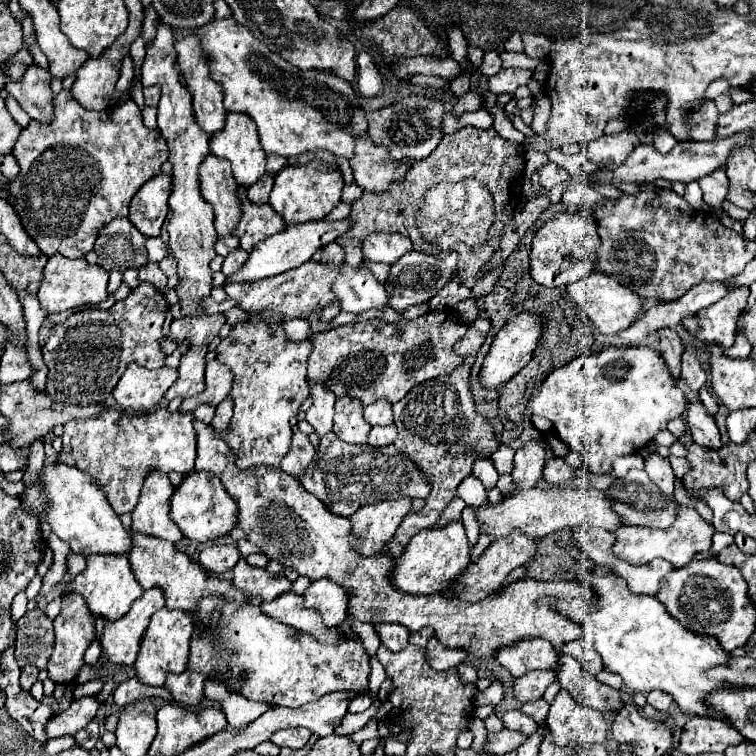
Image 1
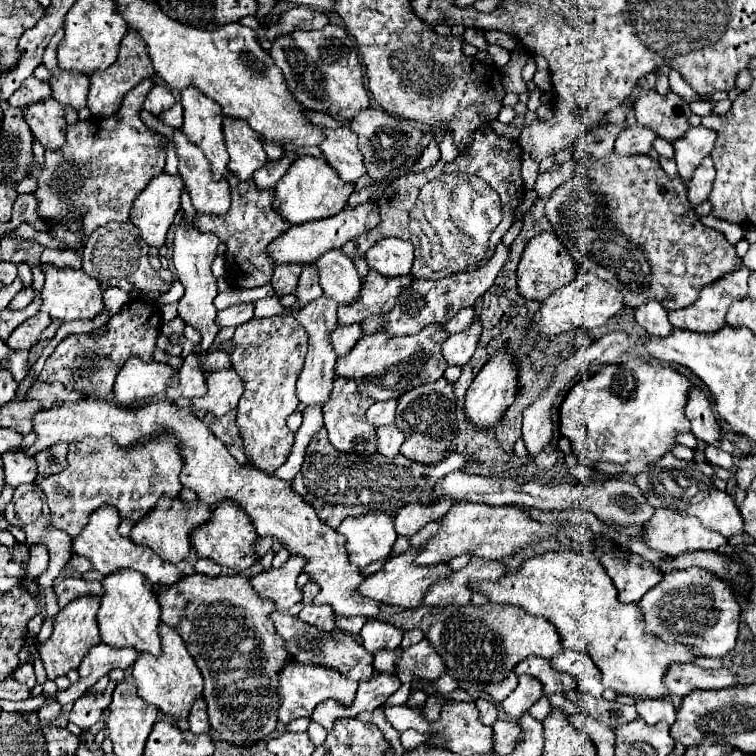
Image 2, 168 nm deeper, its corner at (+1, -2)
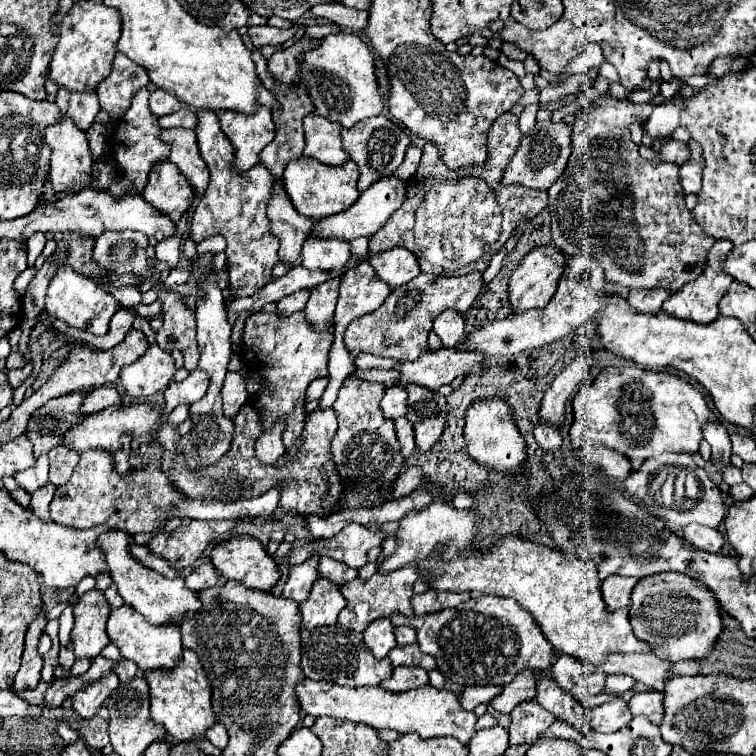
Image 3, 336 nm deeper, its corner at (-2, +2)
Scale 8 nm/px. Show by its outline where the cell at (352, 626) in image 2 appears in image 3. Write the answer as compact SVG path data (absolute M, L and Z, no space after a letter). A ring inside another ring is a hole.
M402 566L400 570L394 570L392 574L384 574L380 570L376 570L376 574L368 580L362 580L362 578L354 578L350 582L346 582L340 592L342 596L346 598L346 606L342 612L340 612L340 624L354 630L354 632L364 632L366 626L372 622L372 620L378 620L378 618L384 618L384 616L390 616L392 612L400 612L404 616L414 616L414 610L412 610L412 604L410 604L410 598L414 596L414 582L418 580L420 576L420 570L414 568L414 566Z

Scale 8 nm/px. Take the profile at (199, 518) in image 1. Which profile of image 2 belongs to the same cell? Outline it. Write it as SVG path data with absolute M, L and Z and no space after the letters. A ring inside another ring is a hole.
M223 500L215 512L215 516L211 518L211 522L195 528L195 532L191 532L191 544L197 550L199 556L209 558L225 568L233 568L237 572L243 572L245 568L253 566L259 556L255 552L255 542L259 540L259 536L255 536L255 528L251 528L249 516L243 514L243 510L239 510L237 504Z

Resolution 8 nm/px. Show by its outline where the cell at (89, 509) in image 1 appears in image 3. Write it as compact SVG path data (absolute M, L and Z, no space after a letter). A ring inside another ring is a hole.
M112 528L98 536L98 548L102 550L106 564L110 568L112 582L118 586L120 596L126 604L130 604L136 612L140 612L148 622L152 624L166 624L176 622L180 624L184 614L194 614L200 608L200 600L196 592L186 588L184 578L164 578L156 574L154 570L142 566L132 554L130 554L130 534L118 528Z

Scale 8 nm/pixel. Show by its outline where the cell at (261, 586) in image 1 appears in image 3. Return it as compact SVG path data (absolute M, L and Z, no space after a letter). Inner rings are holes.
M312 556L302 564L290 566L288 582L282 590L282 596L292 598L296 602L304 602L310 596L310 588L314 584L314 580L318 578L316 568L318 568L318 556Z

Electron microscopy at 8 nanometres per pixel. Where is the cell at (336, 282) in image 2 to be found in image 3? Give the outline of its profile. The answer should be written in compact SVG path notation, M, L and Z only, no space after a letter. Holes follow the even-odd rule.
M308 236L302 248L302 266L308 270L324 270L324 272L346 272L346 264L350 260L350 244L344 240L322 240Z

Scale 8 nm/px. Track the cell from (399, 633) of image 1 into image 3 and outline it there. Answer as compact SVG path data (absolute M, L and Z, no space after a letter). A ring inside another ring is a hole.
M390 618L374 620L364 632L364 644L372 650L376 658L384 658L396 646L396 628Z

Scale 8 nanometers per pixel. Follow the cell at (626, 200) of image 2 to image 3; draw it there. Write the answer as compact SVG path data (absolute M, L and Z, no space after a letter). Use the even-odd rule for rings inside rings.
M600 96L592 102L592 108L578 114L572 124L572 154L566 172L548 188L548 208L552 218L552 240L566 256L594 256L606 272L606 282L616 284L620 290L664 288L674 294L702 274L706 256L716 244L716 238L708 236L686 208L678 176L680 166L672 162L656 164L642 158L638 146L630 140L628 126L647 120L654 106L654 102L634 104L630 100Z

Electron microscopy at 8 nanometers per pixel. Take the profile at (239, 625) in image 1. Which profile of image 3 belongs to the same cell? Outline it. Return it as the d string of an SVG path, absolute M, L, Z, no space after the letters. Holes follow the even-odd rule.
M302 680L296 686L298 702L300 702L300 714L306 716L334 716L340 720L350 722L362 722L372 728L392 728L398 732L416 732L422 738L440 738L440 736L454 736L464 746L468 746L470 738L476 732L476 716L474 712L468 712L462 708L460 698L450 690L436 690L434 686L426 684L410 692L394 694L386 692L380 686L362 686L362 688L350 688L332 684L328 680Z

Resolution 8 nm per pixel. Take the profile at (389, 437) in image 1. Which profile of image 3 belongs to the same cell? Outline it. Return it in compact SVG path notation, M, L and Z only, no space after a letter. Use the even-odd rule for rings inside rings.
M402 416L398 420L394 420L394 426L396 426L396 436L398 436L398 442L400 442L400 450L402 450L402 458L408 458L414 450L414 428L412 424Z

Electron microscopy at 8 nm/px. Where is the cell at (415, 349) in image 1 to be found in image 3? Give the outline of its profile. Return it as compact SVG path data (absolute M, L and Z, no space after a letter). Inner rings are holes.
M440 348L440 350L426 350L414 362L400 360L396 370L400 372L398 386L408 384L422 384L428 388L440 388L442 384L450 384L460 374L470 374L472 370L478 372L482 364L478 354L462 354L456 350Z

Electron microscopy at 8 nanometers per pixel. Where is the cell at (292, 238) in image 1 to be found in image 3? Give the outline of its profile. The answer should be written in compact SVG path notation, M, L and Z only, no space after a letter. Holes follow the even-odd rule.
M388 176L386 180L378 180L378 184L372 184L366 192L362 192L360 198L356 200L356 204L350 206L346 212L318 220L312 232L316 238L338 238L338 240L346 240L346 242L350 242L358 236L372 236L400 208L404 194L406 194L406 184L402 180L398 180L396 176Z

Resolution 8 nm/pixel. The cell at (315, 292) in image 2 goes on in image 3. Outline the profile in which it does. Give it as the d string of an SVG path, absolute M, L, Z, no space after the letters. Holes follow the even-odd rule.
M308 288L308 290L298 290L298 292L282 298L282 300L278 302L278 310L276 310L276 312L278 312L280 316L288 316L288 314L294 314L294 312L298 312L298 310L304 310L304 306L306 306L306 302L308 302L308 298L310 298L310 292L312 292L312 288Z

